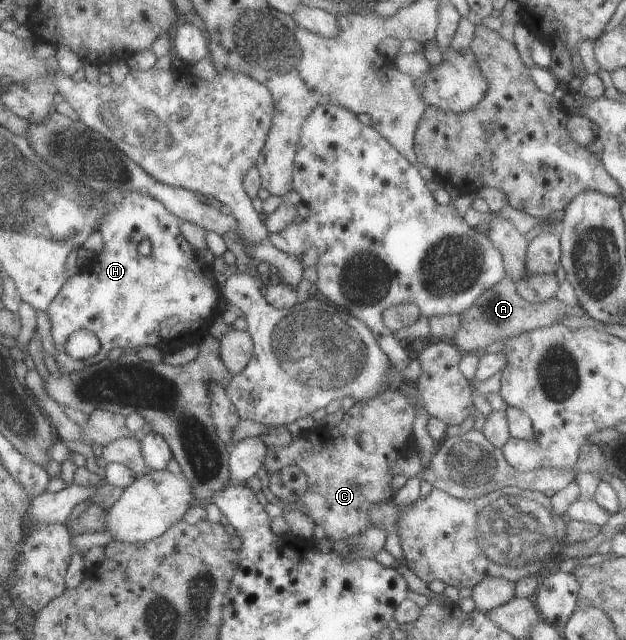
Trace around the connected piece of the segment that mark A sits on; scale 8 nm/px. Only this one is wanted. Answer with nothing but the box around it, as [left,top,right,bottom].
[455,276,587,353]

